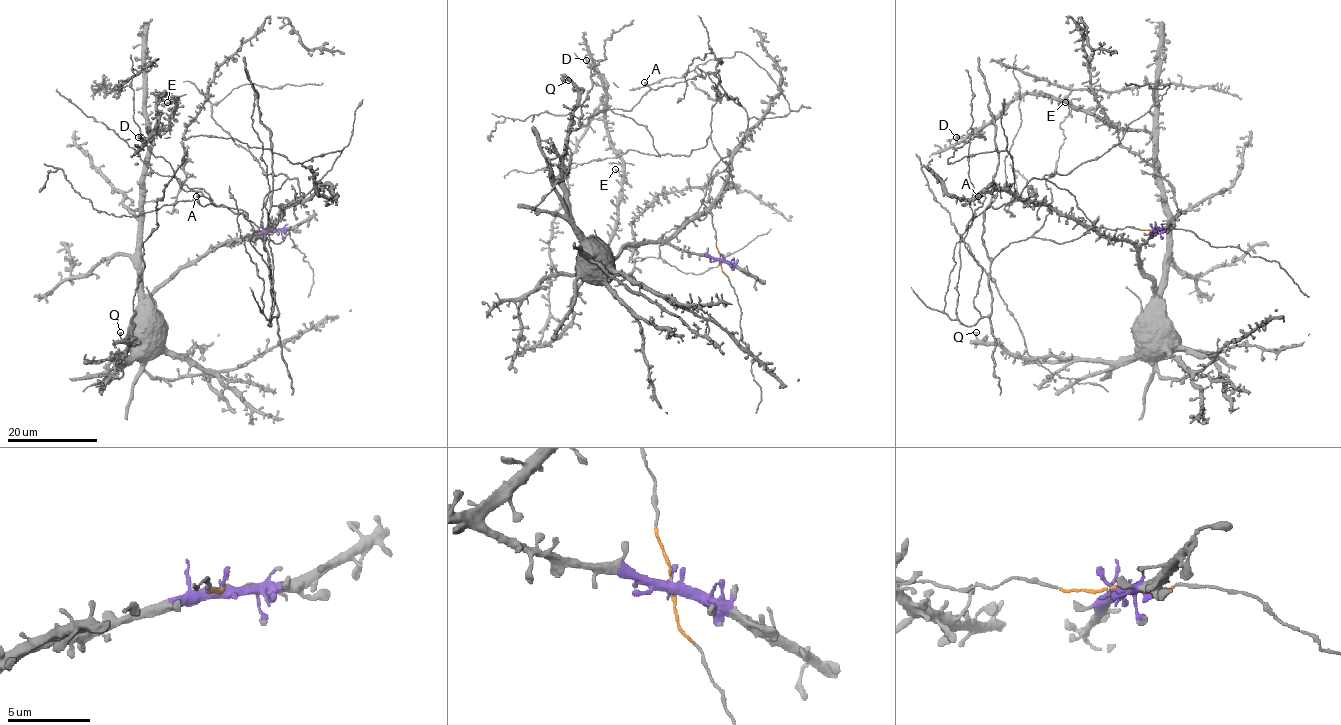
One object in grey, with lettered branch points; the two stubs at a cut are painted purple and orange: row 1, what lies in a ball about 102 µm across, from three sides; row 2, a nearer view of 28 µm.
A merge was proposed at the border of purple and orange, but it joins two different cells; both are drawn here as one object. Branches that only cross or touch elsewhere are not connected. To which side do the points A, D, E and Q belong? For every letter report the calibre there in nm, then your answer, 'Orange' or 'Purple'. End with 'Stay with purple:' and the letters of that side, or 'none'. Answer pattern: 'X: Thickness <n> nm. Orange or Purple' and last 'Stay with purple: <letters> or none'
A: Thickness 400 nm. Orange
D: Thickness 480 nm. Purple
E: Thickness 280 nm. Purple
Q: Thickness 320 nm. Purple
Stay with purple: D, E, Q

